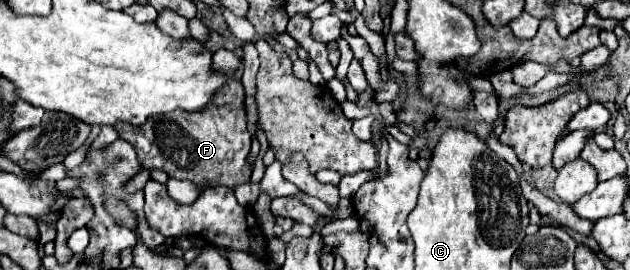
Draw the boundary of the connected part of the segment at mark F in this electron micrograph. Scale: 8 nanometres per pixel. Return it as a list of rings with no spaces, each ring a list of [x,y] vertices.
[[[217,50],[213,66],[229,72],[229,82],[215,94],[215,102],[205,110],[175,110],[171,114],[151,116],[143,126],[131,126],[125,122],[115,126],[119,136],[137,150],[137,158],[143,168],[161,168],[169,178],[195,182],[203,190],[211,186],[235,188],[249,182],[253,172],[253,162],[249,162],[251,134],[247,130],[247,116],[243,110],[245,94],[241,82],[231,78],[231,72],[239,66],[239,58],[231,50]]]

